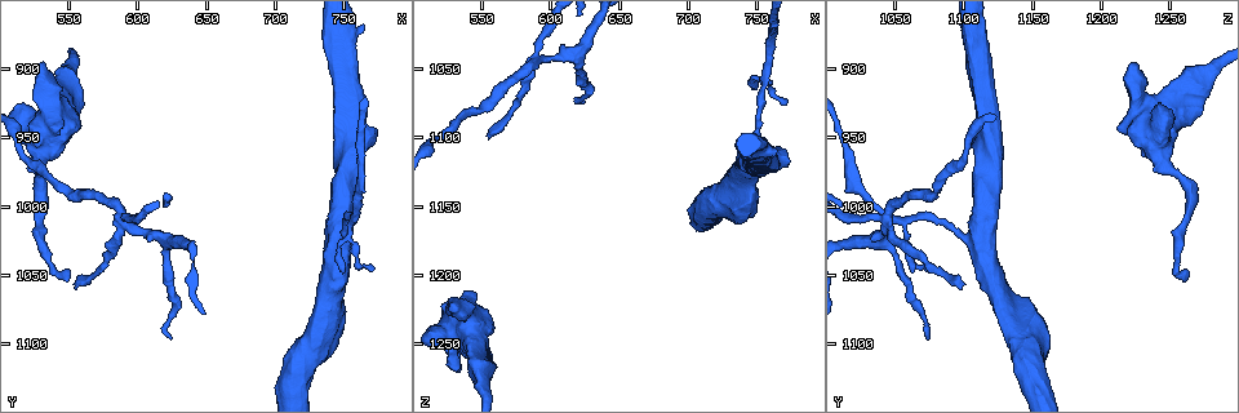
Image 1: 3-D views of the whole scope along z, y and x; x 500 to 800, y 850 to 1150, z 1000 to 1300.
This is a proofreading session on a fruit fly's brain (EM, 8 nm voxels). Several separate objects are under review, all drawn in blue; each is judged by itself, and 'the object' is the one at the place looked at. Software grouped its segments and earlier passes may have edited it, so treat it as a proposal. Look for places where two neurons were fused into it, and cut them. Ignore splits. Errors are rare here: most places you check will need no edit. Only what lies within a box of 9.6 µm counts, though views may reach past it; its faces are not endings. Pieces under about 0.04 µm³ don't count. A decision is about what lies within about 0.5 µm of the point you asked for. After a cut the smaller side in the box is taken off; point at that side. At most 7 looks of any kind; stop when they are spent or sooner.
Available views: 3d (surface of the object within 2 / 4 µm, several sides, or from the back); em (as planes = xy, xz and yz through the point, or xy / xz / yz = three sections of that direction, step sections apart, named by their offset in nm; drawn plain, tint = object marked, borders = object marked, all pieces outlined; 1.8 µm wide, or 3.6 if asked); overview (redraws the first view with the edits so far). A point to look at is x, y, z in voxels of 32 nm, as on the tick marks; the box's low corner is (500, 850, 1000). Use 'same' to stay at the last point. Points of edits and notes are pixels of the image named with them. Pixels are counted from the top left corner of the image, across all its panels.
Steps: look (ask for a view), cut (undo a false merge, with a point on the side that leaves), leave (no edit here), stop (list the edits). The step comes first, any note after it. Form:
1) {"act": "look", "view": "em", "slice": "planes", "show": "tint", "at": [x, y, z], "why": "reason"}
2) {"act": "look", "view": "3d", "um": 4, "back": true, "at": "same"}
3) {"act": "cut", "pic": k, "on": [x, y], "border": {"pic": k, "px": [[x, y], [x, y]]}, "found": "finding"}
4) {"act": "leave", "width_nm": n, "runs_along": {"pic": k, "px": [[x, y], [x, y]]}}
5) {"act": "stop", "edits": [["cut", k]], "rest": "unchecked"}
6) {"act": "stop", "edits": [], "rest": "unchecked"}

{"act": "look", "view": "em", "slice": "xz", "step": 16, "show": "tint", "at": [590, 1010, 1042], "why": "looks like a crossing"}

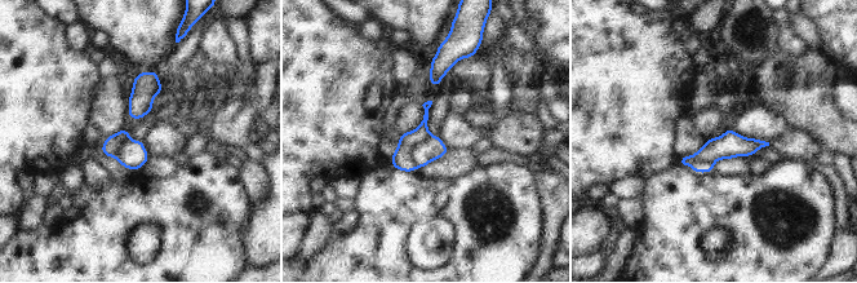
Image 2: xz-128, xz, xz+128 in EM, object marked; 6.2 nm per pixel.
{"act": "look", "view": "em", "slice": "planes", "show": "tint", "at": "same"}

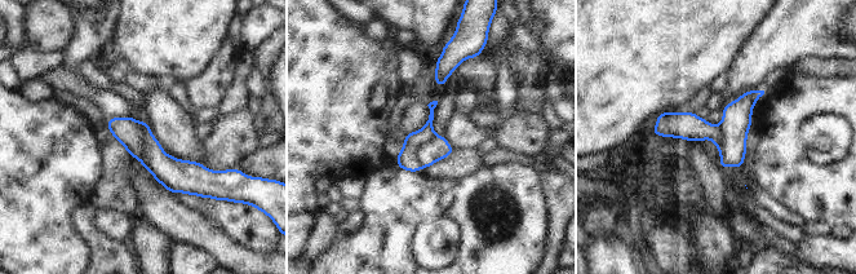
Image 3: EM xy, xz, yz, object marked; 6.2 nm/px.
{"act": "cut", "pic": 3, "on": [407, 159], "border": {"pic": 3, "px": [[437, 135], [417, 149], [422, 167]]}, "found": "a second neuron is stuck on"}

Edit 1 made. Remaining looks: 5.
{"act": "look", "view": "overview"}

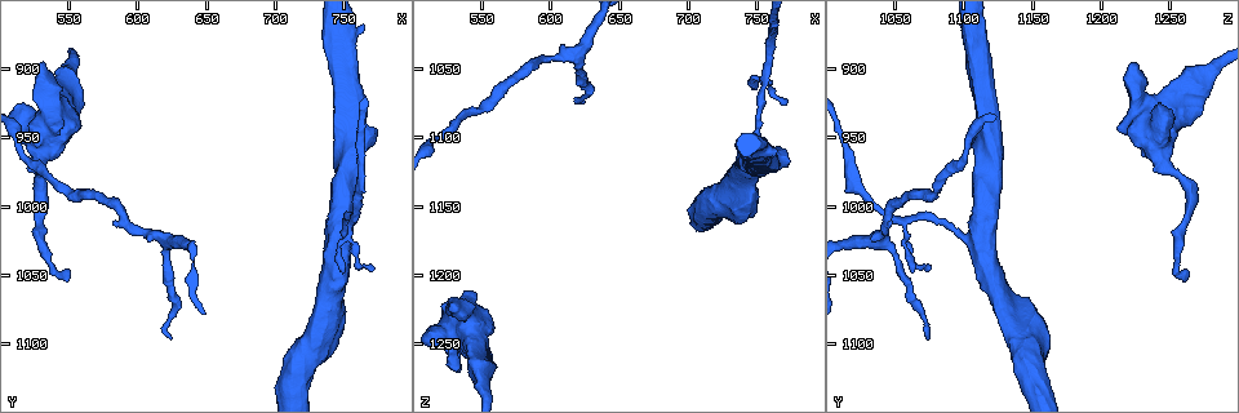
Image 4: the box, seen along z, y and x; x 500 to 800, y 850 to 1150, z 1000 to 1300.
{"act": "look", "view": "em", "um": 3.6, "slice": "planes", "show": "tint", "at": [750, 1024, 1108], "why": "two arms in line, one across"}

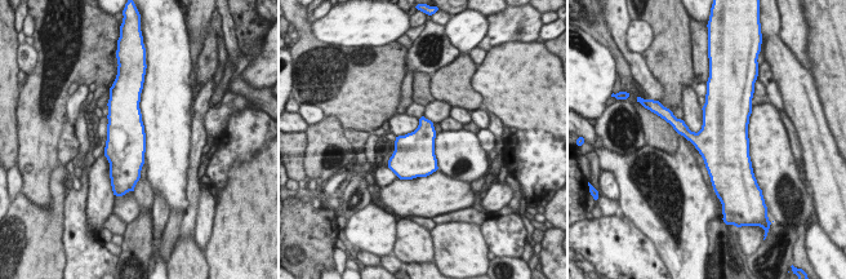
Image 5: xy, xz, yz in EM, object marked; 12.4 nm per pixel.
{"act": "leave", "width_nm": 440, "found": "continuous, no second neuron"}

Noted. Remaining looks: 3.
{"act": "look", "view": "em", "um": 3.6, "slice": "xz", "step": 16, "show": "tint", "at": [546, 930, 1250], "why": "sudden change in width"}

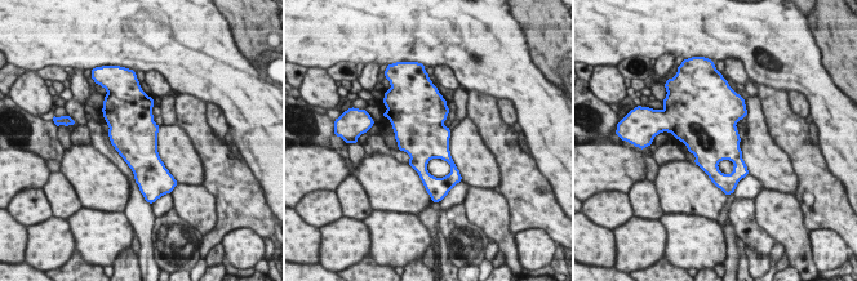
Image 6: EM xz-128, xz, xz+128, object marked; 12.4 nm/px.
{"act": "leave", "found": "continuous, no second neuron"}

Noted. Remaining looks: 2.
{"act": "stop", "edits": [["cut", 3]], "rest": "unchecked"}

